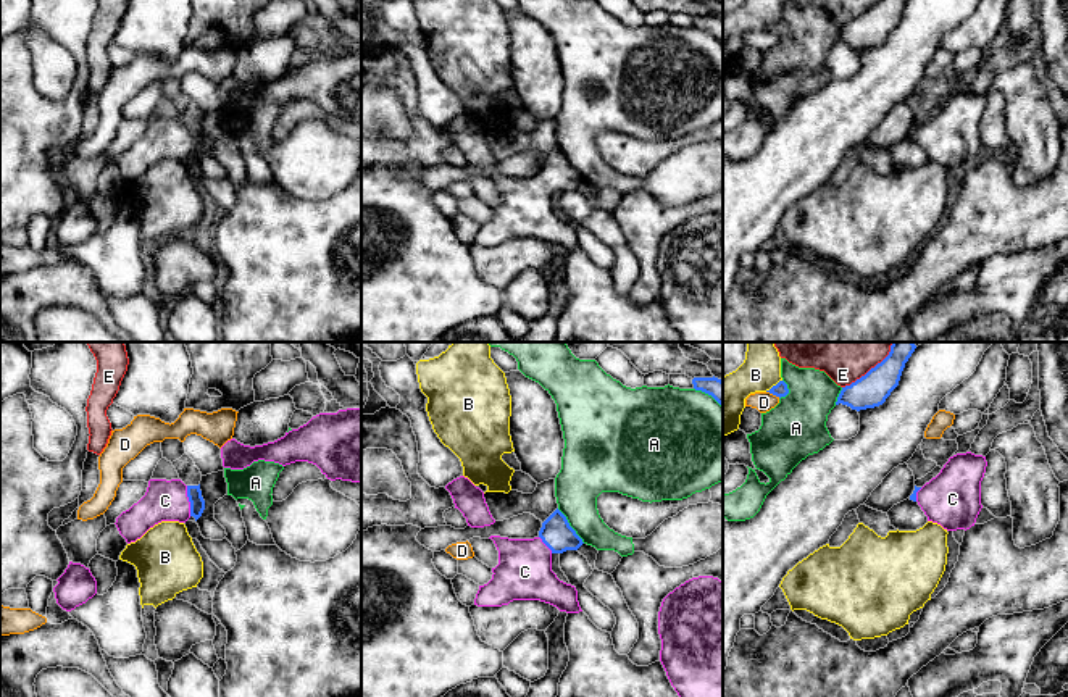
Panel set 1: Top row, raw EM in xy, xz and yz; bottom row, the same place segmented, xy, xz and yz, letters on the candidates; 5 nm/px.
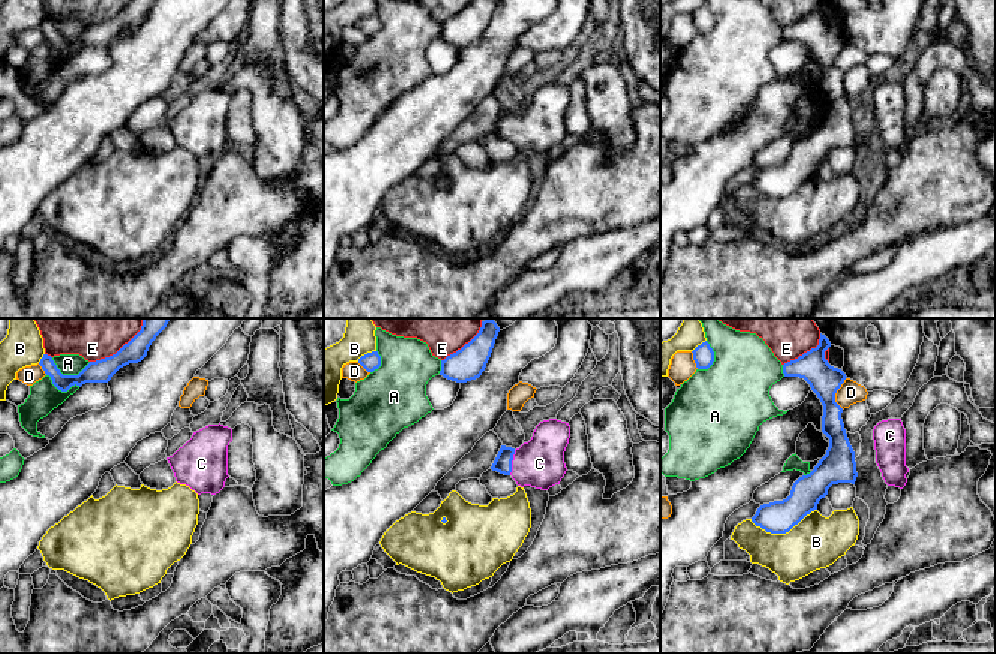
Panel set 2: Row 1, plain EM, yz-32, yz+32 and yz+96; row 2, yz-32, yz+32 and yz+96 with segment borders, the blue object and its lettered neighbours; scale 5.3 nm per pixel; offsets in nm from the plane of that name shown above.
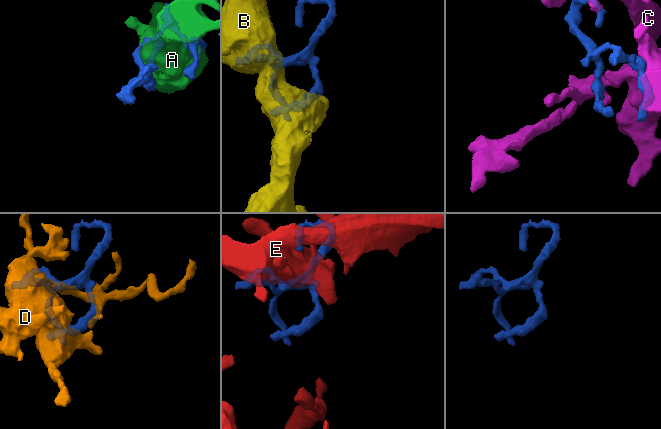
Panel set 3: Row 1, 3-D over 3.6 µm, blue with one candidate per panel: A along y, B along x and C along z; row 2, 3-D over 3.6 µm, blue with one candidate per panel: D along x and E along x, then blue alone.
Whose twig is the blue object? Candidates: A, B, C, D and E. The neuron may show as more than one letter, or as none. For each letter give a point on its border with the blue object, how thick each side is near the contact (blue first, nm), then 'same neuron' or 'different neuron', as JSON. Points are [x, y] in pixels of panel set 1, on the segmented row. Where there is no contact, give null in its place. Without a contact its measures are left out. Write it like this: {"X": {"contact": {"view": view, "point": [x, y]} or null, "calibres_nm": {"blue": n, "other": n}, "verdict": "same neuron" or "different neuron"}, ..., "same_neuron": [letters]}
{"A": {"contact": {"view": "xz", "point": [570, 526]}, "calibres_nm": {"blue": 160, "other": 240}, "verdict": "different neuron"}, "B": {"contact": {"view": "yz", "point": [773, 386]}, "calibres_nm": {"blue": 70, "other": 200}, "verdict": "different neuron"}, "C": {"contact": {"view": "xy", "point": [189, 500]}, "calibres_nm": {"blue": 80, "other": 200}, "verdict": "same neuron"}, "D": {"contact": {"view": "yz", "point": [773, 394]}, "calibres_nm": {"blue": 70, "other": 100}, "verdict": "different neuron"}, "E": {"contact": {"view": "yz", "point": [871, 368]}, "calibres_nm": {"blue": 170, "other": 360}, "verdict": "different neuron"}, "same_neuron": ["C"]}

